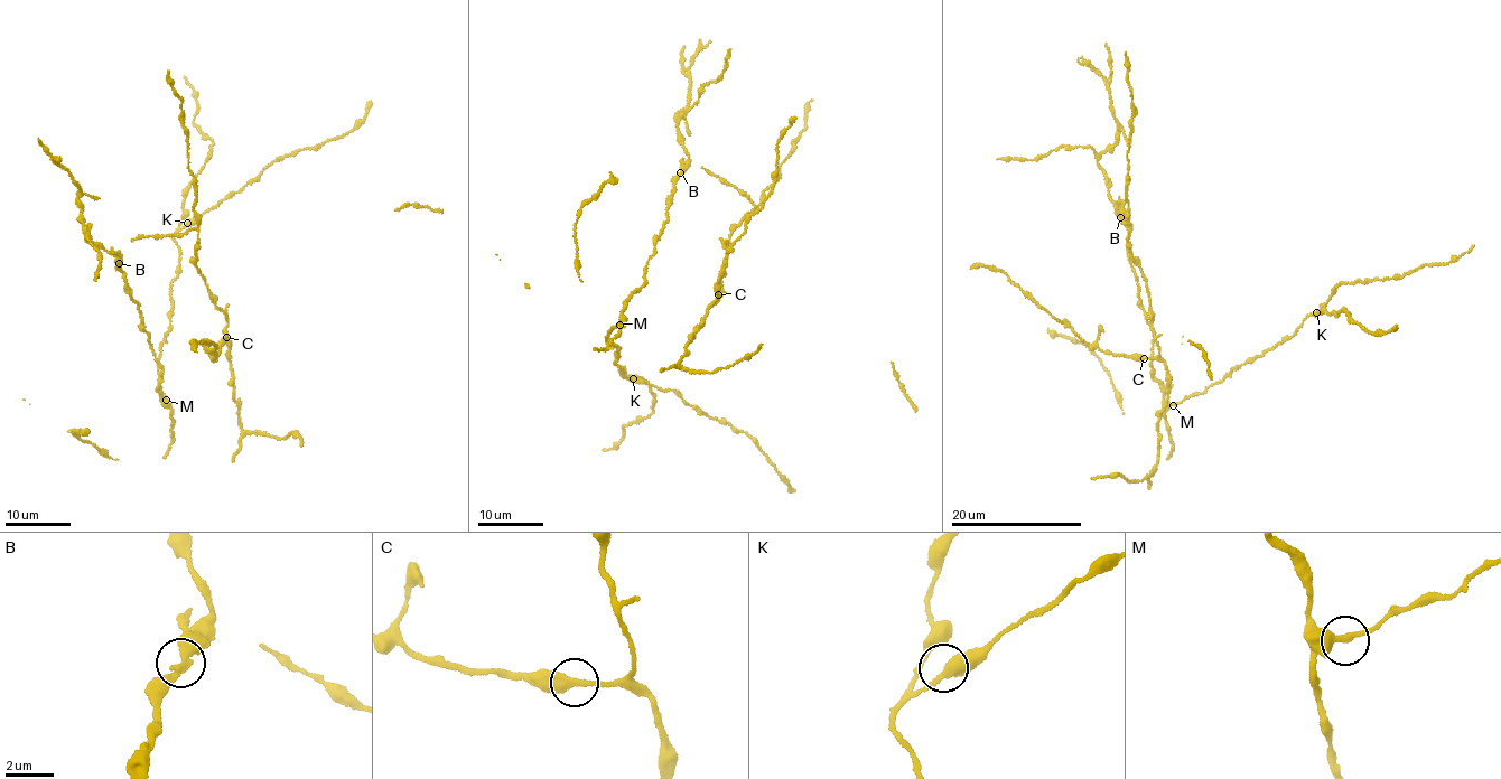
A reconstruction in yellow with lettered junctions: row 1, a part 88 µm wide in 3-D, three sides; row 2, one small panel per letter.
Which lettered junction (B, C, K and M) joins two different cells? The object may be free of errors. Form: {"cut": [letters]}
{"cut": []}

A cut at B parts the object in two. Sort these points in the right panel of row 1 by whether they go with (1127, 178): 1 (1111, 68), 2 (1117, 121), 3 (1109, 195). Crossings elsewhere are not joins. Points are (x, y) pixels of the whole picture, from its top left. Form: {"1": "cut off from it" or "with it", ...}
{"1": "cut off from it", "2": "cut off from it", "3": "cut off from it"}

